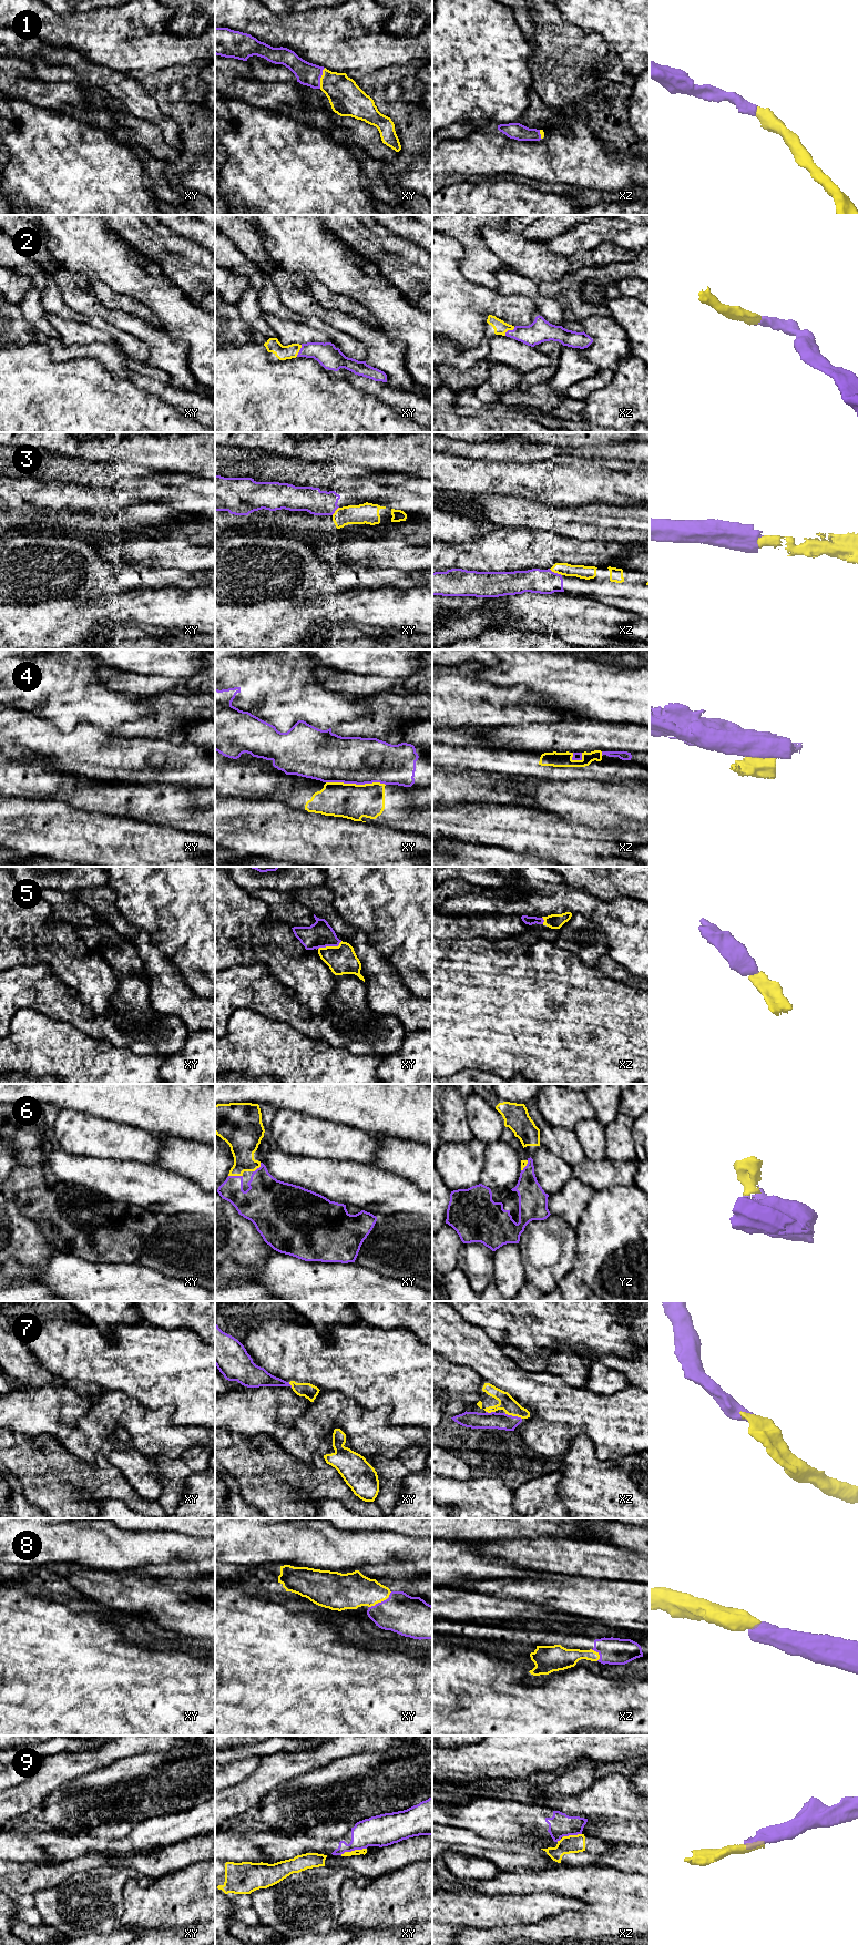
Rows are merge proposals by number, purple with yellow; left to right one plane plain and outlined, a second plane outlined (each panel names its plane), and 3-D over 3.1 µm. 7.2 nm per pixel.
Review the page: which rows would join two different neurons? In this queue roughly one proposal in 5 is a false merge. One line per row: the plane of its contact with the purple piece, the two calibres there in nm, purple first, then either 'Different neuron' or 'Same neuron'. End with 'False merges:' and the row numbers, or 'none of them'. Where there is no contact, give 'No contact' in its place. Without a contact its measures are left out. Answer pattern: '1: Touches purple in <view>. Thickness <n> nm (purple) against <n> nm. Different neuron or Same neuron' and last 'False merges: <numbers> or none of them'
1: Touches purple in xy. Thickness 170 nm (purple) against 240 nm. Same neuron
2: Touches purple in xz. Thickness 170 nm (purple) against 100 nm. Same neuron
3: Touches purple in xz. Thickness 180 nm (purple) against 100 nm. Same neuron
4: Touches purple in xy. Thickness 340 nm (purple) against 260 nm. Different neuron
5: Touches purple in xy. Thickness 190 nm (purple) against 200 nm. Same neuron
6: Touches purple in xy. Thickness 260 nm (purple) against 200 nm. Same neuron
7: Touches purple in xz. Thickness 130 nm (purple) against 120 nm. Same neuron
8: Touches purple in xy. Thickness 300 nm (purple) against 260 nm. Same neuron
9: Touches purple in xy. Thickness 220 nm (purple) against 50 nm. Different neuron
False merges: 4, 9

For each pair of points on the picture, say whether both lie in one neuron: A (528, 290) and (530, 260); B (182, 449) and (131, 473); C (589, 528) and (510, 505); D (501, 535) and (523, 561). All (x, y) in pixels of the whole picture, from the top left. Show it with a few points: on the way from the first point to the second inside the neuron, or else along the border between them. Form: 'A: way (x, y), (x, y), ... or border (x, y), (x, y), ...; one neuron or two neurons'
A: border (511, 268), (528, 276), (538, 284); two neurons
B: border (118, 461), (142, 466), (154, 471); two neurons
C: way (569, 519), (553, 519), (530, 513); one neuron
D: way (506, 542), (518, 554); one neuron

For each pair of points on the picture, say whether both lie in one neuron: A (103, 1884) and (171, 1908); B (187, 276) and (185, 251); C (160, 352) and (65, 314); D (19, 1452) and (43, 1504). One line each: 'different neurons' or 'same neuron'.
A: different neurons
B: same neuron
C: different neurons
D: same neuron

